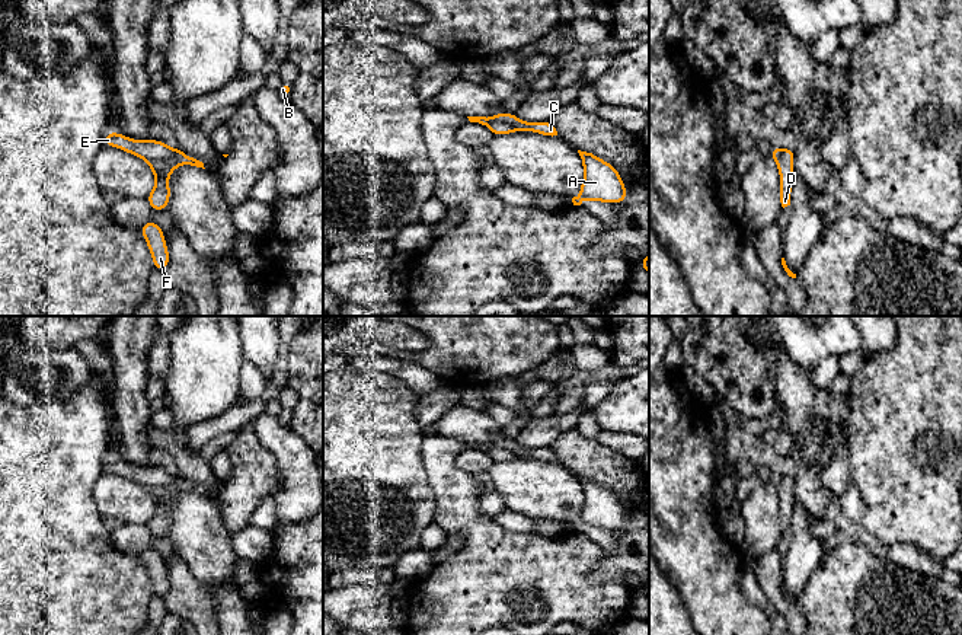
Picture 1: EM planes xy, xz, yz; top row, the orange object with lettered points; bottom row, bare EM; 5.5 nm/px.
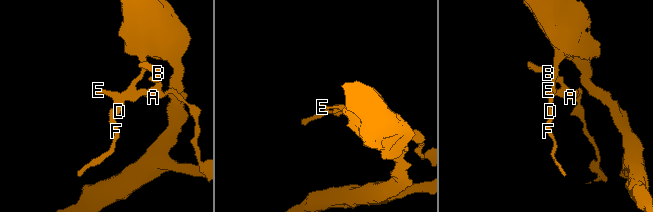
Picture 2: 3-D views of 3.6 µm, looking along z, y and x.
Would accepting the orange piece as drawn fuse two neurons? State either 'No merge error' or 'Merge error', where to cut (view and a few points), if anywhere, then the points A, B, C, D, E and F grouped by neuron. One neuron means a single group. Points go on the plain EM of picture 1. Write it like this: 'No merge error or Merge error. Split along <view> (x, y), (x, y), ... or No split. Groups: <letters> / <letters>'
Merge error. Split along xy (149, 487), (173, 485), (179, 490). Groups: A B C E / D F

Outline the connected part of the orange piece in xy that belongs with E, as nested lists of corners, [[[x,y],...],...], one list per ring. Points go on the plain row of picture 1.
[[[108,459],[103,463],[103,473],[111,472],[121,475],[127,479],[131,479],[132,482],[137,482],[146,488],[153,488],[156,485],[173,485],[179,491],[191,491],[196,494],[204,494],[204,489],[185,481],[179,475],[172,475],[170,472],[164,470],[162,466],[150,466],[150,468],[143,468],[143,466],[132,466],[121,459]]]

